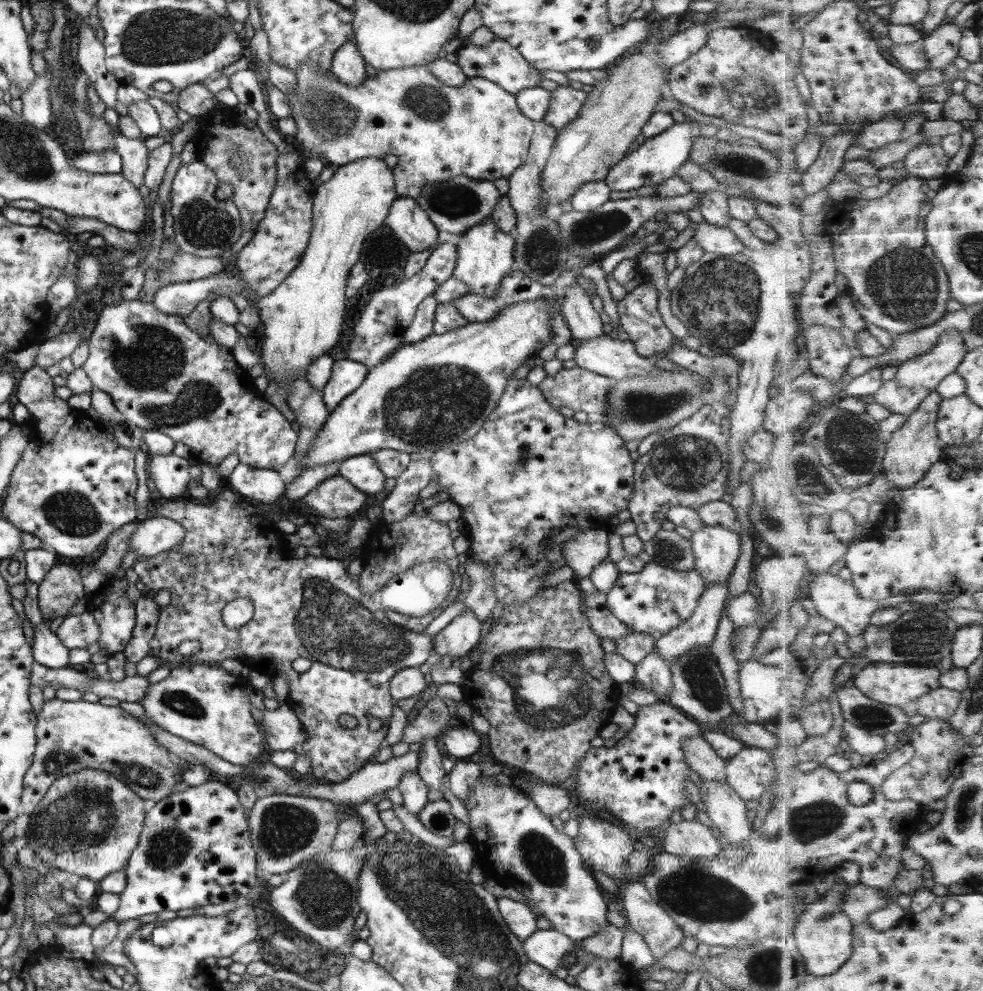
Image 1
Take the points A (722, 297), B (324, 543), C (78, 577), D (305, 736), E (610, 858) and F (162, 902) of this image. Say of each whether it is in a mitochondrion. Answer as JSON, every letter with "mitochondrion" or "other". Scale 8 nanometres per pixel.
{"A":"mitochondrion","B":"other","C":"other","D":"other","E":"other","F":"other"}

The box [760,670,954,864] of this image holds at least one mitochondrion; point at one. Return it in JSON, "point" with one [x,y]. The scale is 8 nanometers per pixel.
{"point":[877,718]}

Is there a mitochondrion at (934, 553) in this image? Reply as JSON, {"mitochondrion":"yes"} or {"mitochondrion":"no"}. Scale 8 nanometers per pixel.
{"mitochondrion":"no"}

